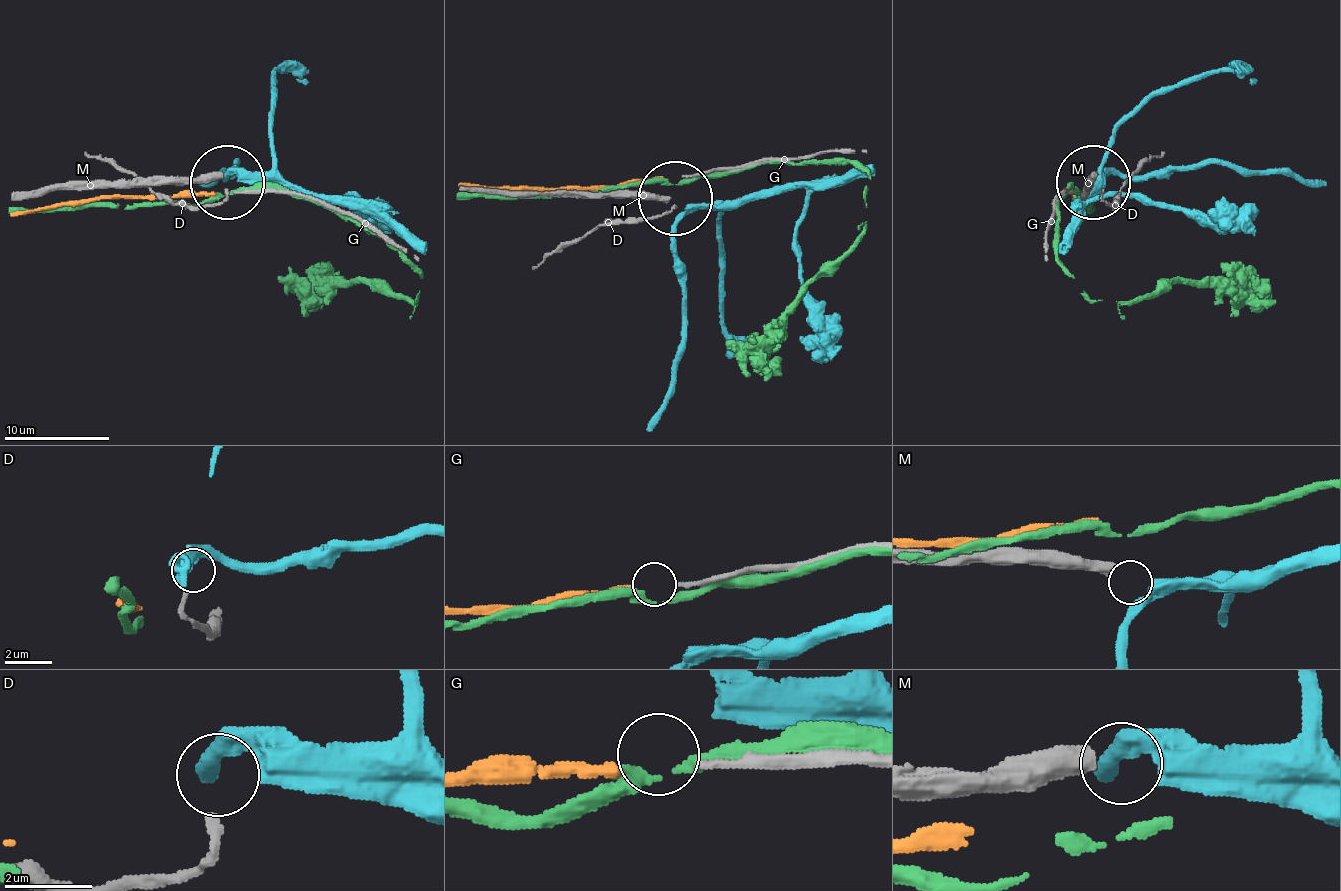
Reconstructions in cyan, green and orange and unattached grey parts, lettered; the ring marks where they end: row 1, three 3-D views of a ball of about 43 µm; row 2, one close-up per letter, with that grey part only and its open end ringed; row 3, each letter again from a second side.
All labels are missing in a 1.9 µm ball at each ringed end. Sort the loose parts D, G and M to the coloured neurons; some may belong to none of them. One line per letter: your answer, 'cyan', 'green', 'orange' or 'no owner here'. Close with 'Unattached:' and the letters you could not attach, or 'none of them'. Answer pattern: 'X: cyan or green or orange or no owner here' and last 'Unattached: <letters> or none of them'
D: no owner here
G: no owner here
M: cyan
Unattached: D, G

